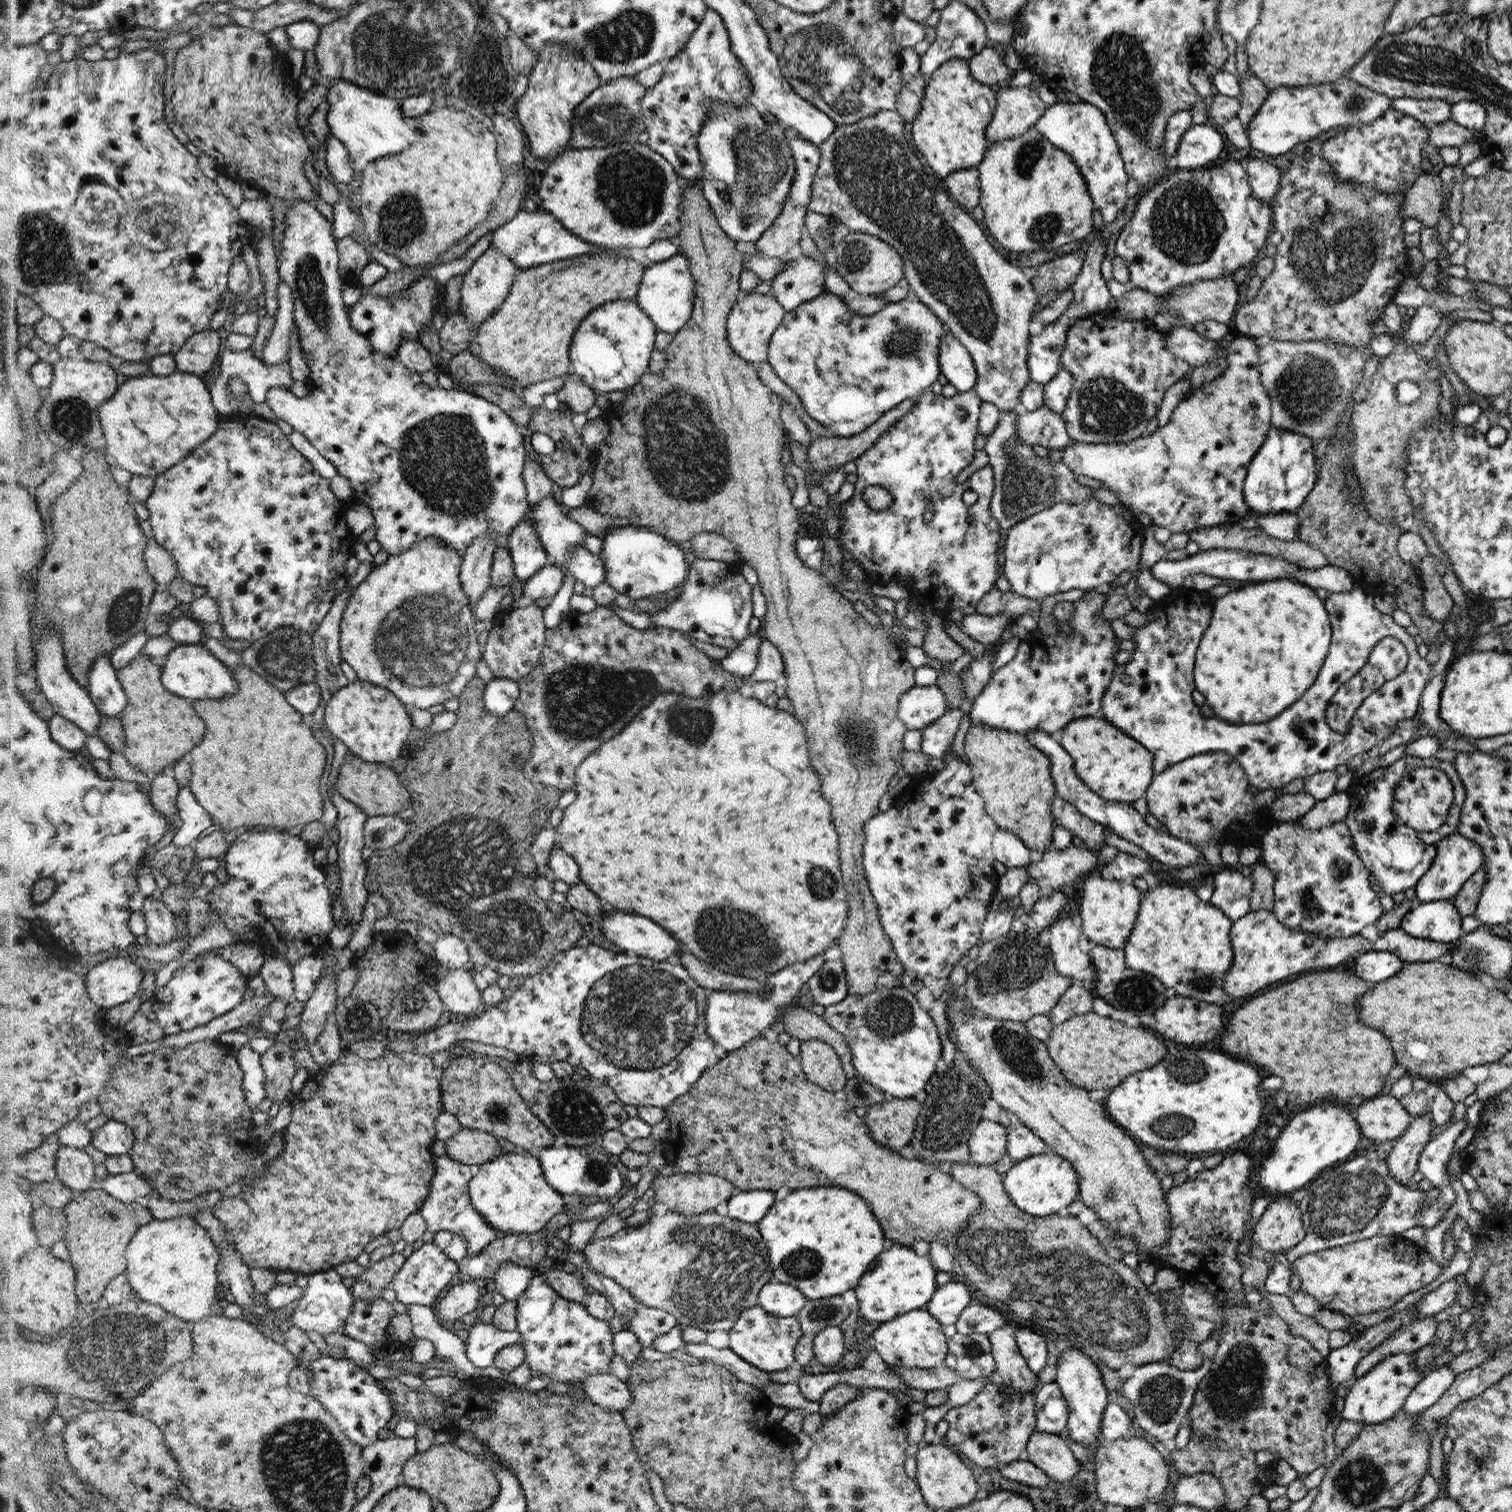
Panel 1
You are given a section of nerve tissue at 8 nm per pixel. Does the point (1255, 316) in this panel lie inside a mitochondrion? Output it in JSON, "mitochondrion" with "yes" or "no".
{"mitochondrion":"no"}

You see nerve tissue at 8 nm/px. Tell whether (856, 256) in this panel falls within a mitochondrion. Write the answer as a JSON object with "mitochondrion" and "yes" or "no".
{"mitochondrion":"yes"}

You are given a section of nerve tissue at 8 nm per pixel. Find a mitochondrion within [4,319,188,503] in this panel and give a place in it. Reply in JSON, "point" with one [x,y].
{"point":[71,419]}

